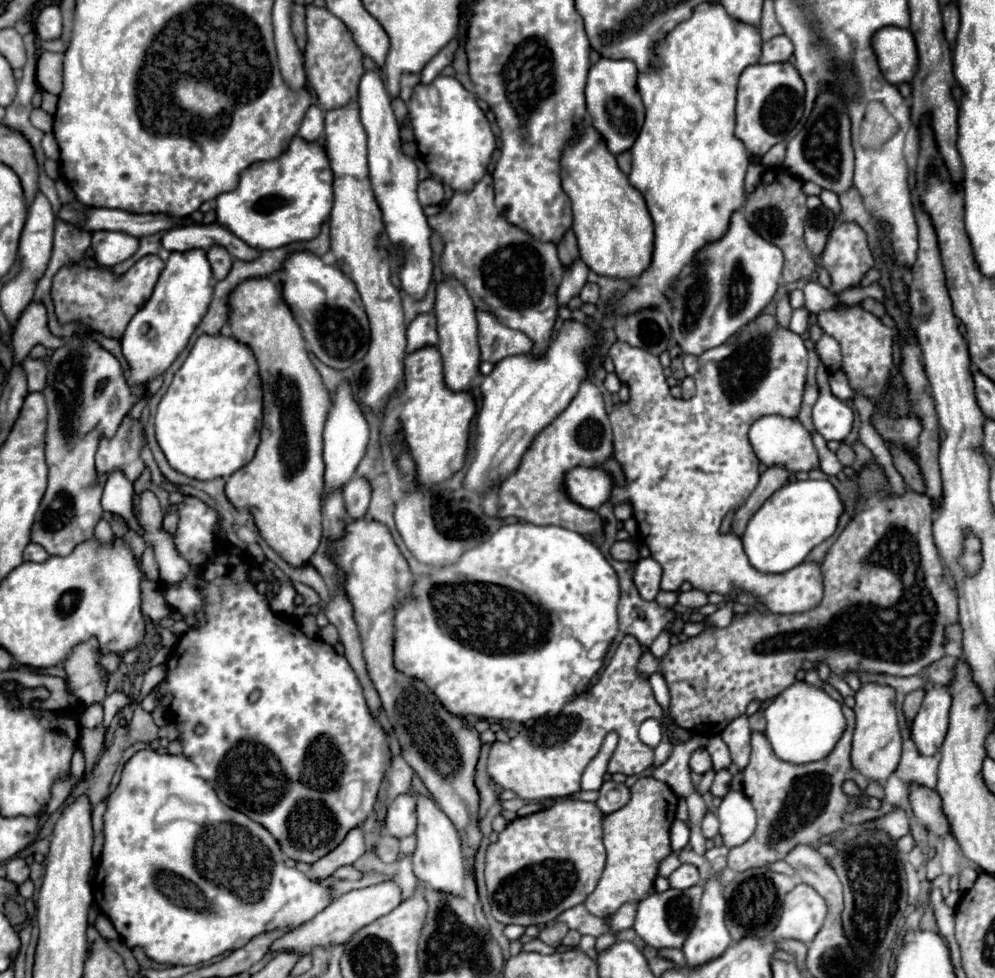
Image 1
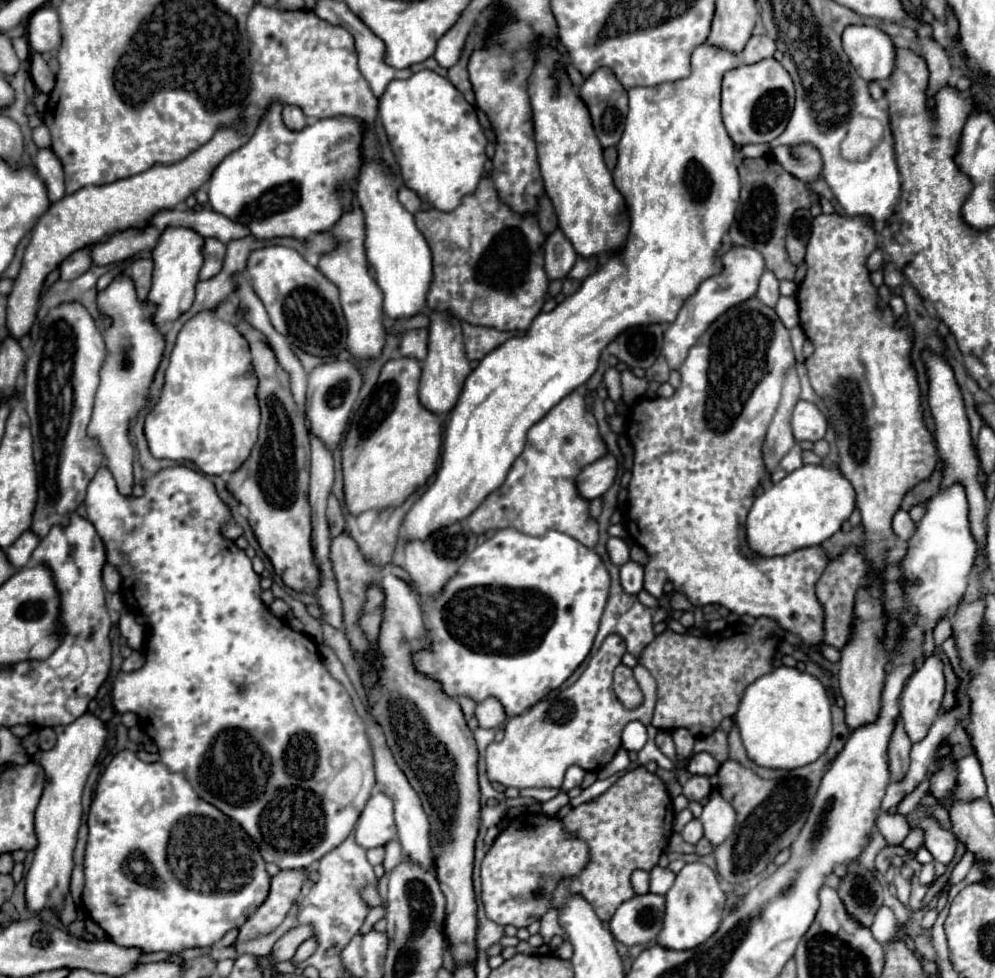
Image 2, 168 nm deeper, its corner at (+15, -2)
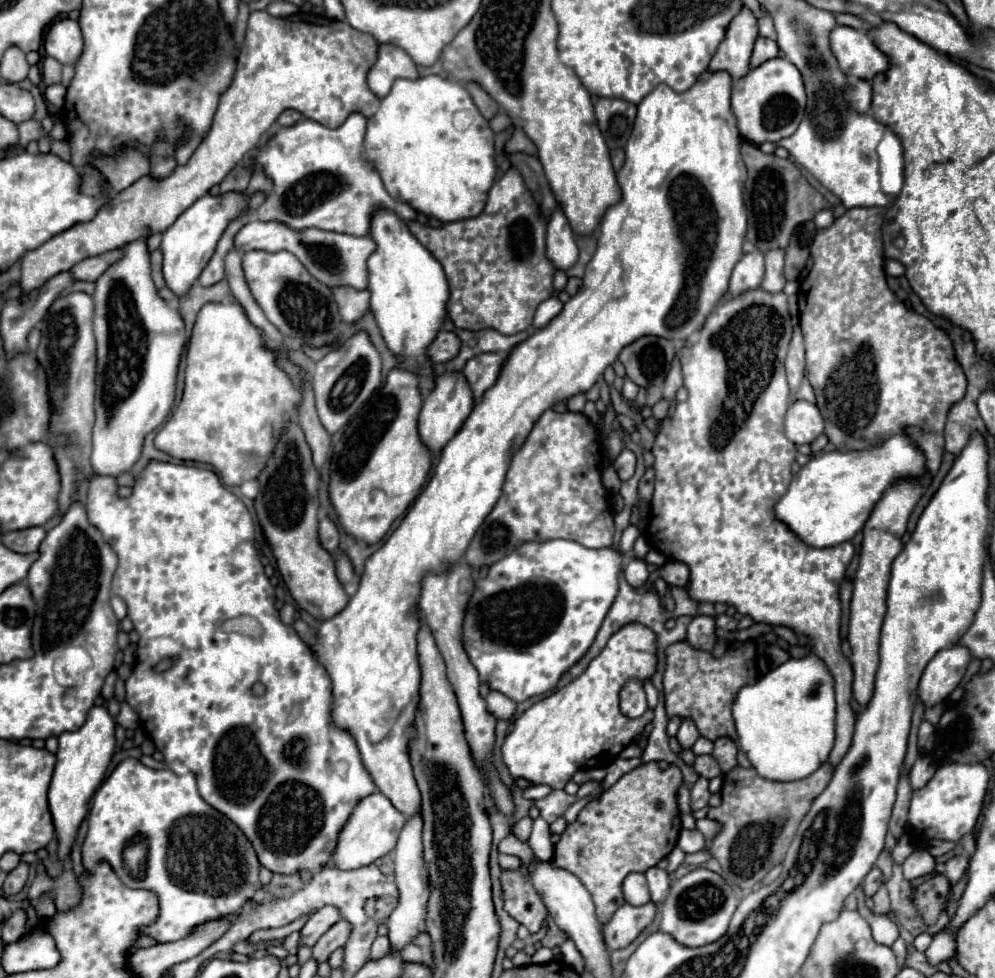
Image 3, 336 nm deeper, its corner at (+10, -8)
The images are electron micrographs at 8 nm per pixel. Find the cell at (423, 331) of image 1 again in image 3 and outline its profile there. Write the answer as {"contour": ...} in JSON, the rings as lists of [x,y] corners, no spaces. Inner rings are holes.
{"contour":[[[442,330],[438,334],[438,338],[432,342],[432,346],[428,348],[428,356],[432,358],[434,364],[444,364],[444,362],[448,362],[448,360],[458,356],[460,344],[462,342],[460,342],[460,338],[454,332]]]}

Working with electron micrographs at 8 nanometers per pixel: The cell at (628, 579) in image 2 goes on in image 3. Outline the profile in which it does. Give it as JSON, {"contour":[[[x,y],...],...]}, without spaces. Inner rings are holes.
{"contour":[[[632,558],[628,562],[628,566],[624,568],[624,578],[630,586],[634,588],[640,588],[644,586],[644,582],[648,580],[648,570],[646,570],[646,562],[644,560],[638,560],[638,558]]]}

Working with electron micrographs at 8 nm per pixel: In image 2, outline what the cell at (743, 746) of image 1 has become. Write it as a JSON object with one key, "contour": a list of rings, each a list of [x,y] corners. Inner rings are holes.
{"contour":[[[717,728],[713,734],[703,736],[695,742],[695,752],[709,752],[719,764],[723,764],[729,758],[729,748],[727,748],[727,734]]]}

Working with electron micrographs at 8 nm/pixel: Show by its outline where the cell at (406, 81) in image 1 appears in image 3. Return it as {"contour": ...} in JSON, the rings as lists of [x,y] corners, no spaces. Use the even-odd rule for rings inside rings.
{"contour":[[[380,44],[378,60],[368,72],[370,90],[378,98],[384,98],[390,92],[394,80],[398,78],[416,80],[418,78],[416,64],[410,60],[410,56],[402,48],[392,44]]]}

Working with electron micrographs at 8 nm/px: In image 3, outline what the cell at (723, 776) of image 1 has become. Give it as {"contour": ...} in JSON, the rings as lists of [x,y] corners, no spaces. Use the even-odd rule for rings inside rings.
{"contour":[[[698,778],[696,784],[690,790],[690,798],[692,798],[692,810],[700,810],[704,806],[708,806],[708,798],[710,798],[710,790],[708,790],[708,780],[706,778]]]}

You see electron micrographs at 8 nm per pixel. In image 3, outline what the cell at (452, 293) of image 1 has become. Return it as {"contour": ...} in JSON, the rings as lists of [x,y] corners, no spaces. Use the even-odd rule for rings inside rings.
{"contour":[[[446,372],[446,374],[438,376],[436,386],[424,398],[420,418],[418,418],[418,432],[420,432],[422,444],[430,452],[440,452],[454,438],[454,434],[462,428],[462,424],[470,416],[472,408],[474,408],[472,390],[460,372]]]}

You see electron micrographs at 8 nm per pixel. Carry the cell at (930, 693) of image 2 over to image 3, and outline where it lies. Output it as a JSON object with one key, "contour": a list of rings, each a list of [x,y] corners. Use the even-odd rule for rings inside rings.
{"contour":[[[956,644],[952,648],[940,650],[930,664],[926,666],[918,696],[926,706],[934,706],[950,696],[950,692],[960,684],[960,680],[966,674],[970,662],[970,650],[962,644]]]}

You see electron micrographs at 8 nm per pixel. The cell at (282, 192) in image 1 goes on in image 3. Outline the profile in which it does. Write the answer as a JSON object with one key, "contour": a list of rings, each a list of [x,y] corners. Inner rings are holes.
{"contour":[[[350,114],[348,120],[340,128],[334,128],[334,130],[318,124],[316,120],[302,120],[294,126],[276,130],[268,142],[258,146],[252,160],[252,164],[264,166],[266,174],[274,180],[274,188],[268,194],[268,200],[256,210],[256,216],[264,222],[268,220],[284,222],[294,230],[320,228],[320,230],[344,232],[352,236],[368,236],[372,214],[380,208],[394,212],[404,222],[416,220],[416,210],[412,210],[408,204],[396,202],[386,192],[380,174],[362,158],[364,134],[366,134],[366,118],[362,114]]]}

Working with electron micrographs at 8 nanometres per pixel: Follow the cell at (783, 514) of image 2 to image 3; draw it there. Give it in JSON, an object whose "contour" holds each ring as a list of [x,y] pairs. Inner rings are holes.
{"contour":[[[894,434],[866,450],[846,450],[846,452],[832,450],[832,452],[822,452],[822,454],[812,456],[810,462],[804,464],[800,472],[792,478],[788,492],[778,500],[774,510],[776,510],[778,520],[788,524],[788,528],[802,542],[814,548],[830,548],[830,546],[852,540],[856,532],[864,528],[876,502],[882,498],[884,490],[890,488],[896,480],[902,480],[902,478],[920,480],[924,476],[928,476],[924,452],[918,448],[918,444],[914,444],[914,440],[910,440],[908,434]]]}

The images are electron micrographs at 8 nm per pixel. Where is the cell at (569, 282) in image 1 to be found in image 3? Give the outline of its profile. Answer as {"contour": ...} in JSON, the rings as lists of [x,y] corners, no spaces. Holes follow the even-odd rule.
{"contour":[[[560,206],[550,214],[550,220],[548,220],[546,252],[558,270],[568,270],[578,260],[576,238]]]}

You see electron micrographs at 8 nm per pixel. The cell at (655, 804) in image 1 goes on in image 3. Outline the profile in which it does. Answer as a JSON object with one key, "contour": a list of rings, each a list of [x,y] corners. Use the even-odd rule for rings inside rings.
{"contour":[[[644,762],[638,768],[630,770],[624,774],[616,784],[612,784],[608,790],[604,790],[598,798],[590,800],[578,814],[576,822],[572,822],[560,842],[554,848],[554,866],[570,870],[580,878],[580,882],[588,888],[594,906],[596,906],[596,916],[604,924],[612,918],[612,914],[624,904],[622,896],[622,880],[630,872],[646,872],[648,868],[656,866],[664,856],[672,852],[676,846],[678,834],[682,830],[680,826],[680,810],[676,804],[676,794],[678,788],[684,784],[682,772],[678,766],[670,764],[666,770],[658,766],[658,762]]]}

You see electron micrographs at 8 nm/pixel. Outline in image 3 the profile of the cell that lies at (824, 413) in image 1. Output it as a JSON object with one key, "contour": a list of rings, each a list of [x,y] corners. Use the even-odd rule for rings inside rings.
{"contour":[[[794,400],[784,418],[784,434],[794,444],[810,444],[824,432],[824,420],[816,404]]]}

